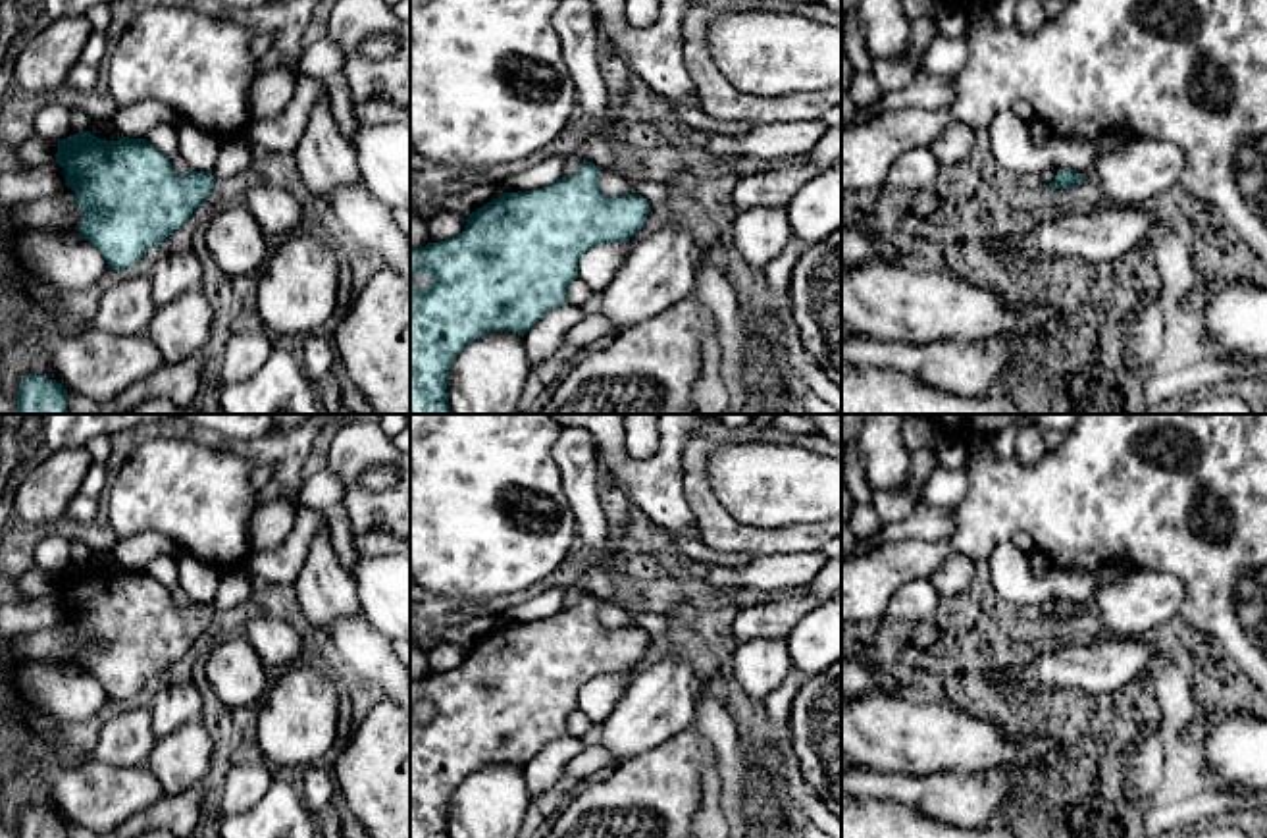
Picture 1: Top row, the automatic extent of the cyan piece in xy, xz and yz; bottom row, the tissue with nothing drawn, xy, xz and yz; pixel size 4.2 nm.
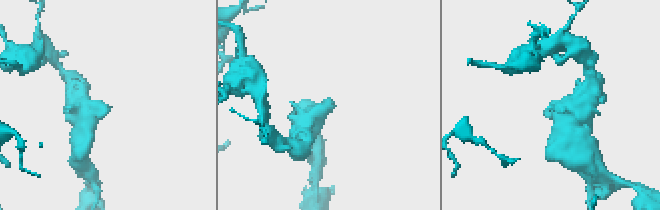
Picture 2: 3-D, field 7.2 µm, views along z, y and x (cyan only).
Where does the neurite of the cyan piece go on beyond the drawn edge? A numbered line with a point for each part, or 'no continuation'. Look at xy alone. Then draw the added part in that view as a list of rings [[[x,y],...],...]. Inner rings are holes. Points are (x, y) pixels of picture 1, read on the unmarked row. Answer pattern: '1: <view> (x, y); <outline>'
no continuation

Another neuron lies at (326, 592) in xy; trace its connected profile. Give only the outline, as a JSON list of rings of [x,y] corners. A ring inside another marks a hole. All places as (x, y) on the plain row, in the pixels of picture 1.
[[[329,530],[318,532],[310,541],[293,586],[304,616],[329,638],[343,618],[364,616],[358,588],[333,551]]]

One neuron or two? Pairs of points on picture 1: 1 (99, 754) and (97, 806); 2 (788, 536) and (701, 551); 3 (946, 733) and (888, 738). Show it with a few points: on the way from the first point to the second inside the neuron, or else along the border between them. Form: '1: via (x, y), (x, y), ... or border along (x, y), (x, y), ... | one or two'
1: border along (93, 759), (114, 765), (143, 765) | two
2: border along (699, 540), (717, 549), (744, 549), (753, 557) | two
3: via (932, 738), (902, 738) | one

